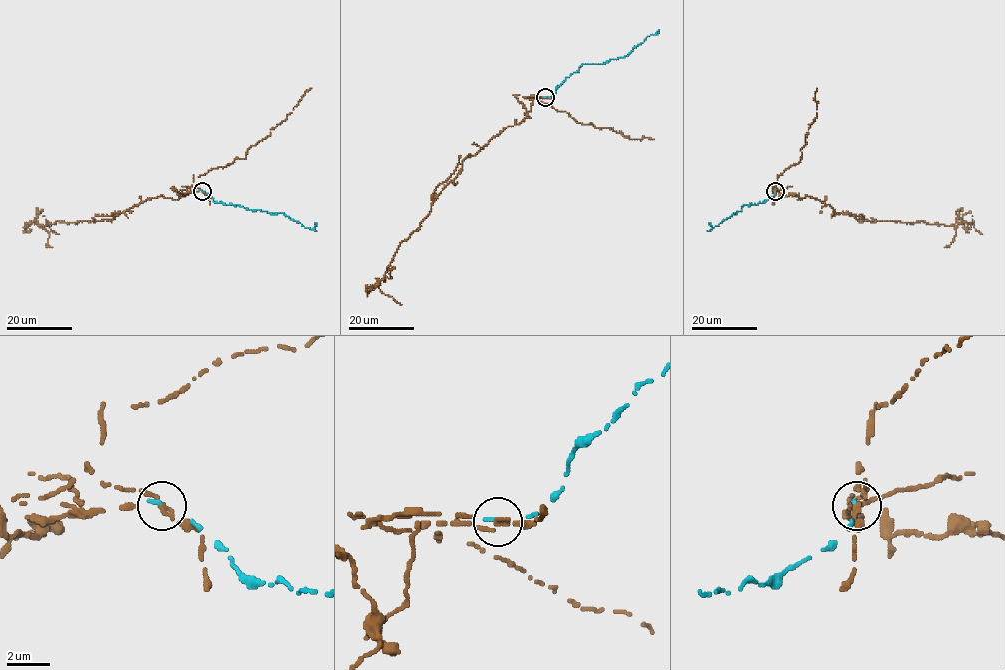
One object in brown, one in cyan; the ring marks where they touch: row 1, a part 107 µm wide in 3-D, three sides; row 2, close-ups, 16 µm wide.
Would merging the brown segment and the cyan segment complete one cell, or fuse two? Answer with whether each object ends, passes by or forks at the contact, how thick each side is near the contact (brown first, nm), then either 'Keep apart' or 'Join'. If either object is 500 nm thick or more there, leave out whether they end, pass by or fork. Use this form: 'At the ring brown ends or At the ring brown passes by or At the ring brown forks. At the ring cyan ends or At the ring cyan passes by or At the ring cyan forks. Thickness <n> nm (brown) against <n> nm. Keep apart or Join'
At the ring brown passes by. At the ring cyan ends. Thickness 200 nm (brown) against 150 nm. Keep apart

